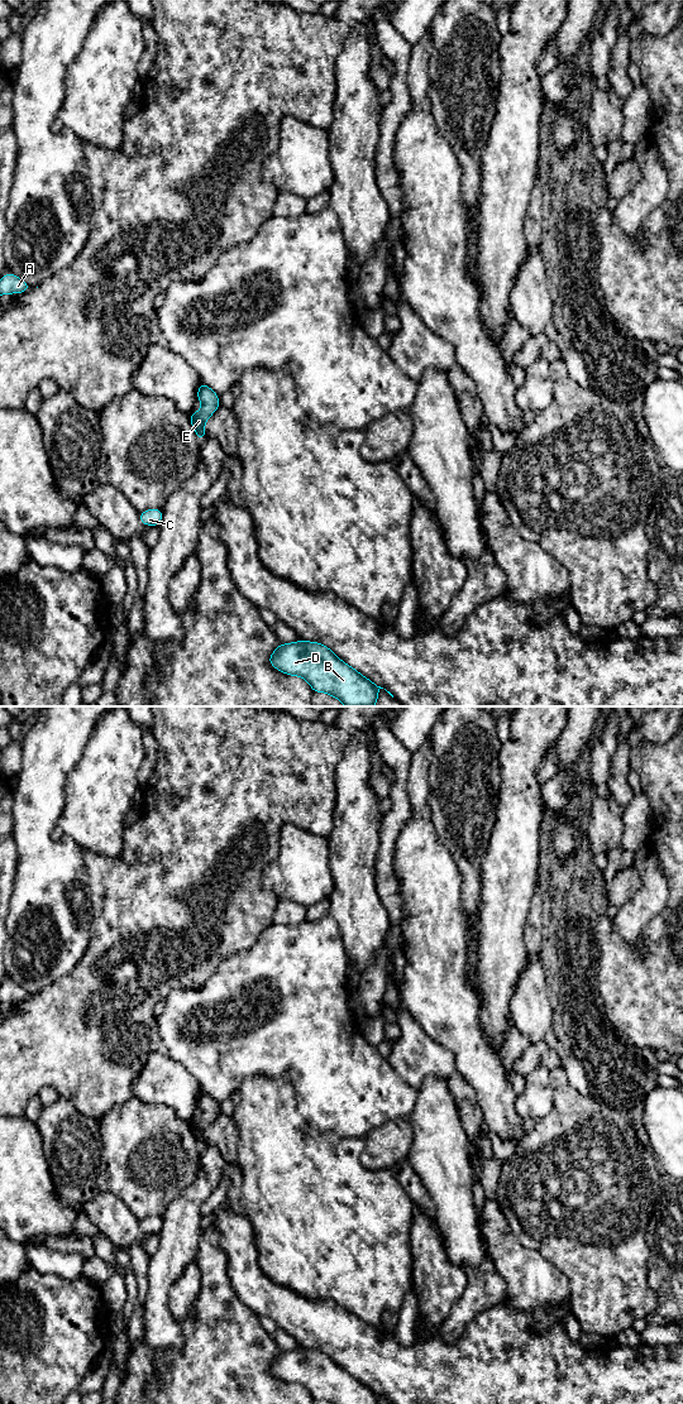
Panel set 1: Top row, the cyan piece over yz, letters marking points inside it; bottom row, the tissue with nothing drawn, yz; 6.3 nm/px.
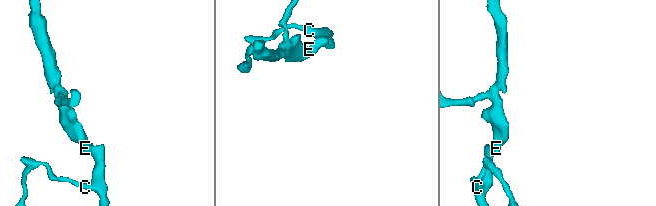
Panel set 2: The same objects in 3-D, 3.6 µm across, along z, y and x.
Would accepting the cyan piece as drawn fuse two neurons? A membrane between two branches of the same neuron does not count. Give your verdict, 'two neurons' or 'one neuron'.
one neuron

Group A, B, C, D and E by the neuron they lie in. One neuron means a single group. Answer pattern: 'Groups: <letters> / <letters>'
Groups: A B C D E

